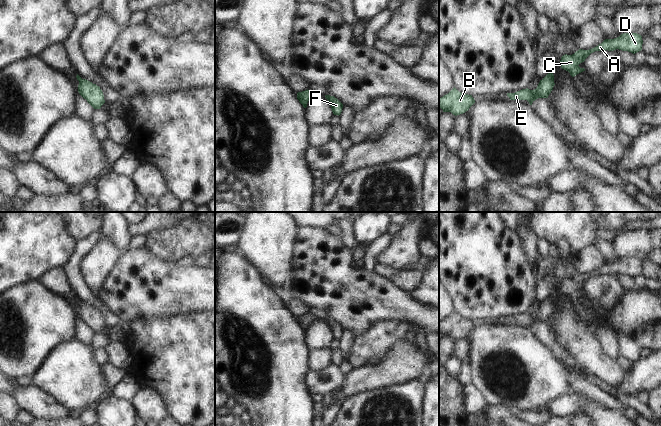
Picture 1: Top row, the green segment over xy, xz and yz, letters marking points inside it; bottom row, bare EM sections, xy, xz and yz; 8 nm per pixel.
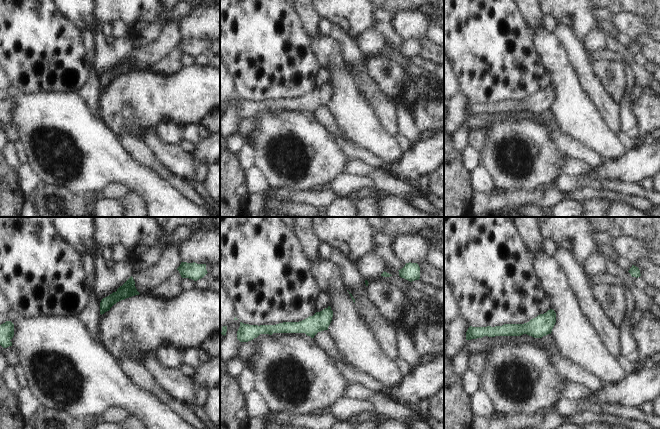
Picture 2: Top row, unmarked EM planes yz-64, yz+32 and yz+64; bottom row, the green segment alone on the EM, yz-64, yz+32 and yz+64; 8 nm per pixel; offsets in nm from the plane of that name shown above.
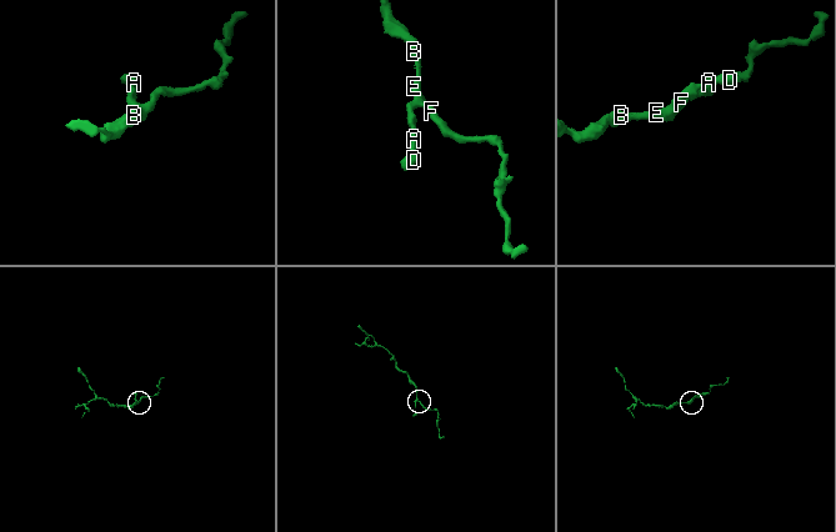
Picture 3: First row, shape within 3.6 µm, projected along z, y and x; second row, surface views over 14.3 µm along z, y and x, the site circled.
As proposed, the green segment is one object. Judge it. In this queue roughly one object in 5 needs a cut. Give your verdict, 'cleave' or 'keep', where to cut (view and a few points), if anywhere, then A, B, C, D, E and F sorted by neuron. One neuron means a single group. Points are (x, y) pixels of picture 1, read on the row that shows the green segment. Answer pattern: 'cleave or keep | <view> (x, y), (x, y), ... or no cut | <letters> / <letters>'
keep | no cut | A B C D E F

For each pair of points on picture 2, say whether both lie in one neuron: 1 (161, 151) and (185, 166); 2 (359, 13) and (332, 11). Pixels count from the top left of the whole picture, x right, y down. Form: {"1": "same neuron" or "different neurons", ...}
{"1": "same neuron", "2": "same neuron"}

